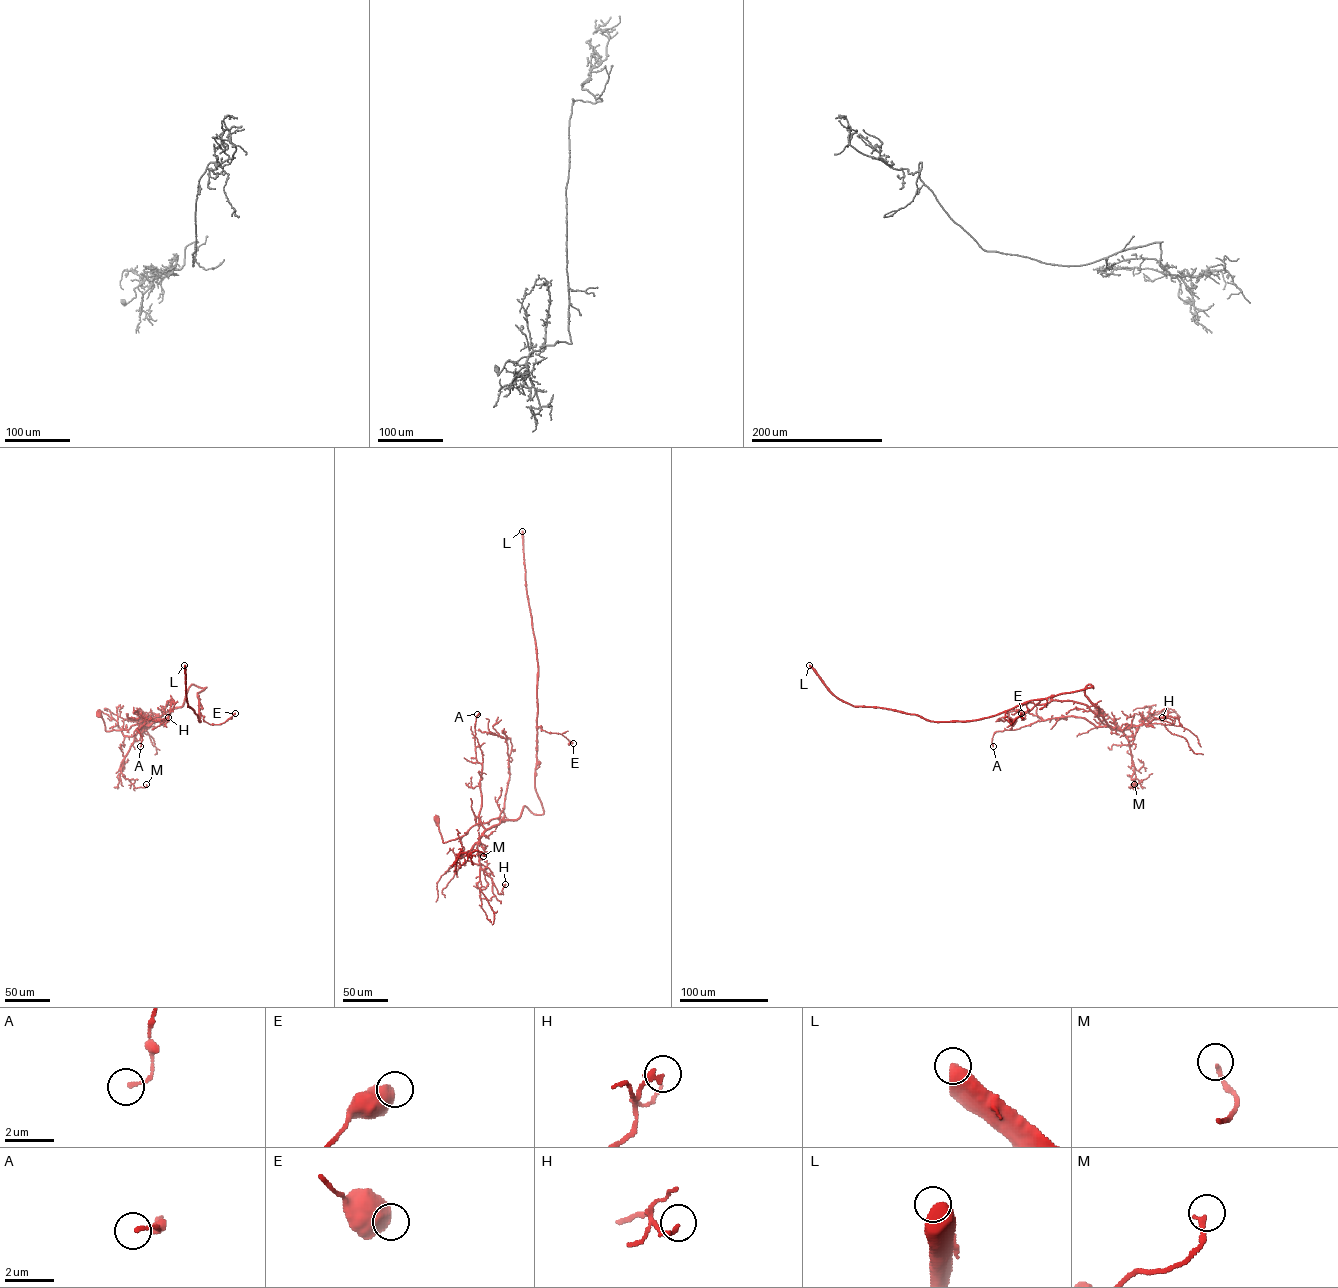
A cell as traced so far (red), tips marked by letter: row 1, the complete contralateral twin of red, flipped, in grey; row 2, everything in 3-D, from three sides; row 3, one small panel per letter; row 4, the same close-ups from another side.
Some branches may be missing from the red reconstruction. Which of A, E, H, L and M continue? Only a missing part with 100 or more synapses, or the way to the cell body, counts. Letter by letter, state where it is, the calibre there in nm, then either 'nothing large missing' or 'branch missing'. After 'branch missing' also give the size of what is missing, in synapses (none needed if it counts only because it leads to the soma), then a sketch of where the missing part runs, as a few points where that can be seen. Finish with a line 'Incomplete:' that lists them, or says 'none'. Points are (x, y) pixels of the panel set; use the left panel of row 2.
A: at (140, 746); 130 nm thick; nothing large missing
E: at (235, 713); 750 nm thick; nothing large missing
H: at (168, 717); 240 nm thick; nothing large missing
L: at (184, 665); 600 nm thick; branch missing; about 1500 synapses; missing branch runs (184, 665), (191, 591), (214, 568), (237, 560), (218, 524), (217, 516), (232, 507), (227, 503)
M: at (146, 784); 190 nm thick; nothing large missing
Incomplete: L

